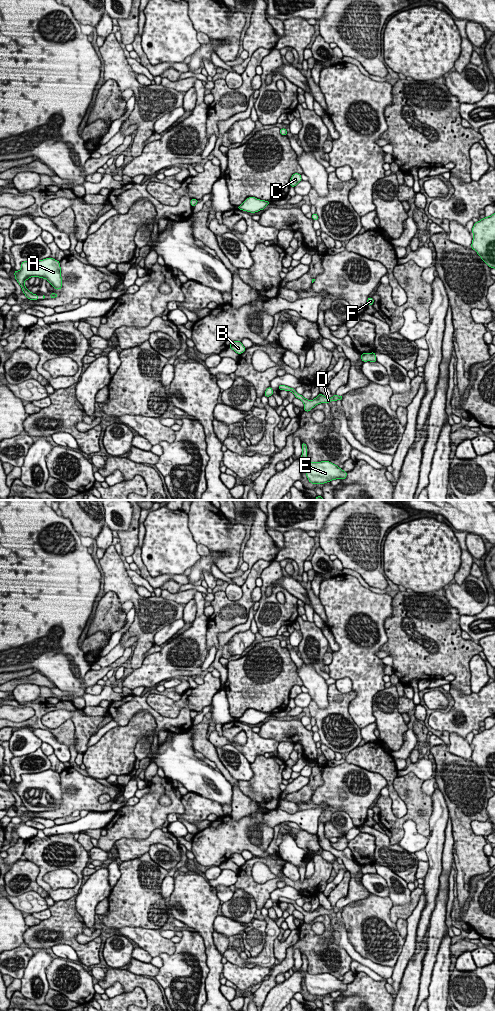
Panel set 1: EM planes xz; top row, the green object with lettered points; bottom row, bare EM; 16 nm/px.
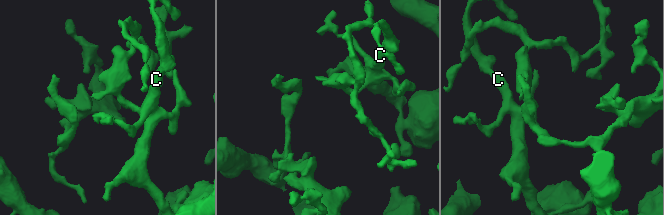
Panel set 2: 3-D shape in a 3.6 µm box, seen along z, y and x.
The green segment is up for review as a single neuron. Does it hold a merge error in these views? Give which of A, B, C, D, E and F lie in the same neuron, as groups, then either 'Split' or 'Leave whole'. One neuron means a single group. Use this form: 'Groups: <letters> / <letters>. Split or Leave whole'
Groups: A B C D E F. Leave whole

